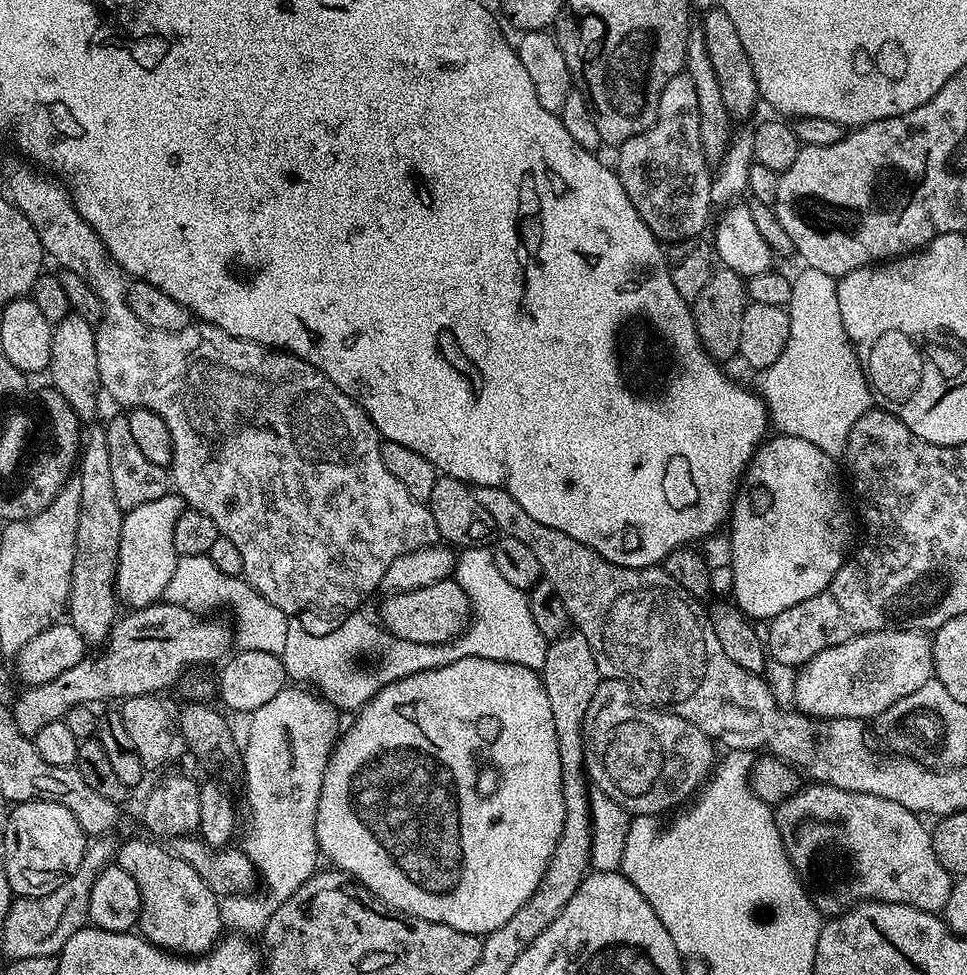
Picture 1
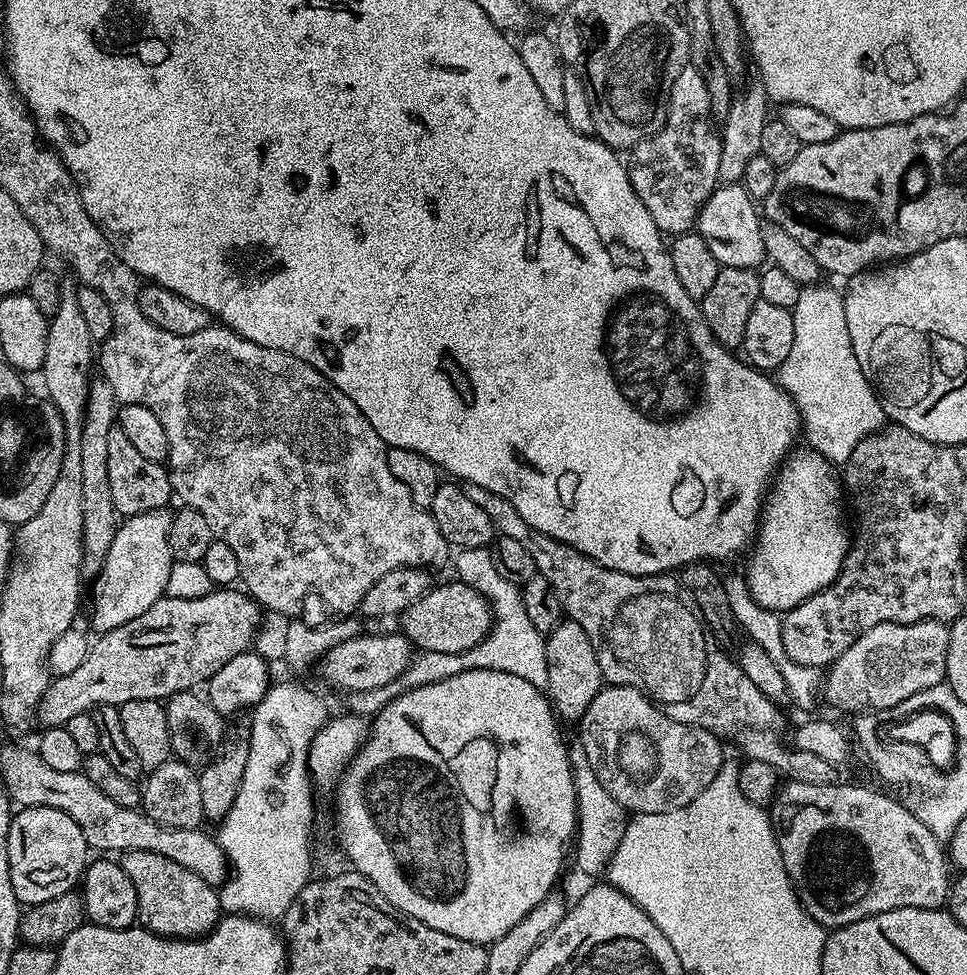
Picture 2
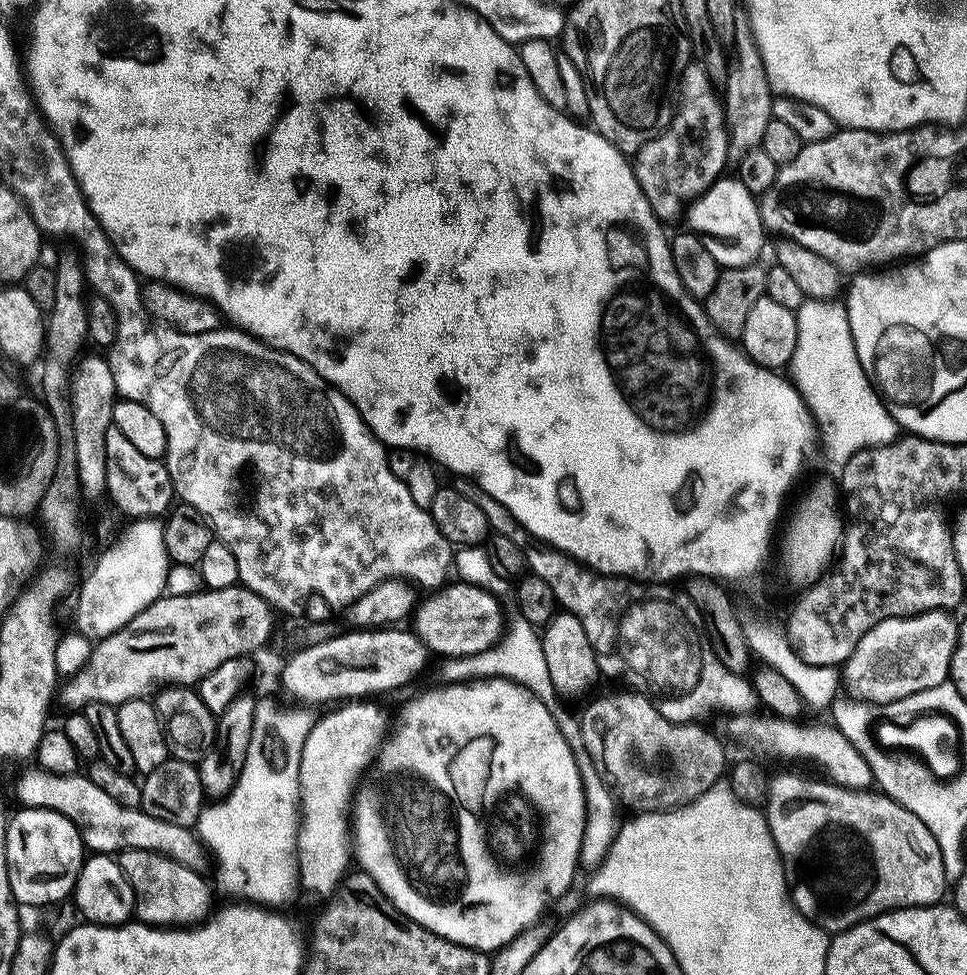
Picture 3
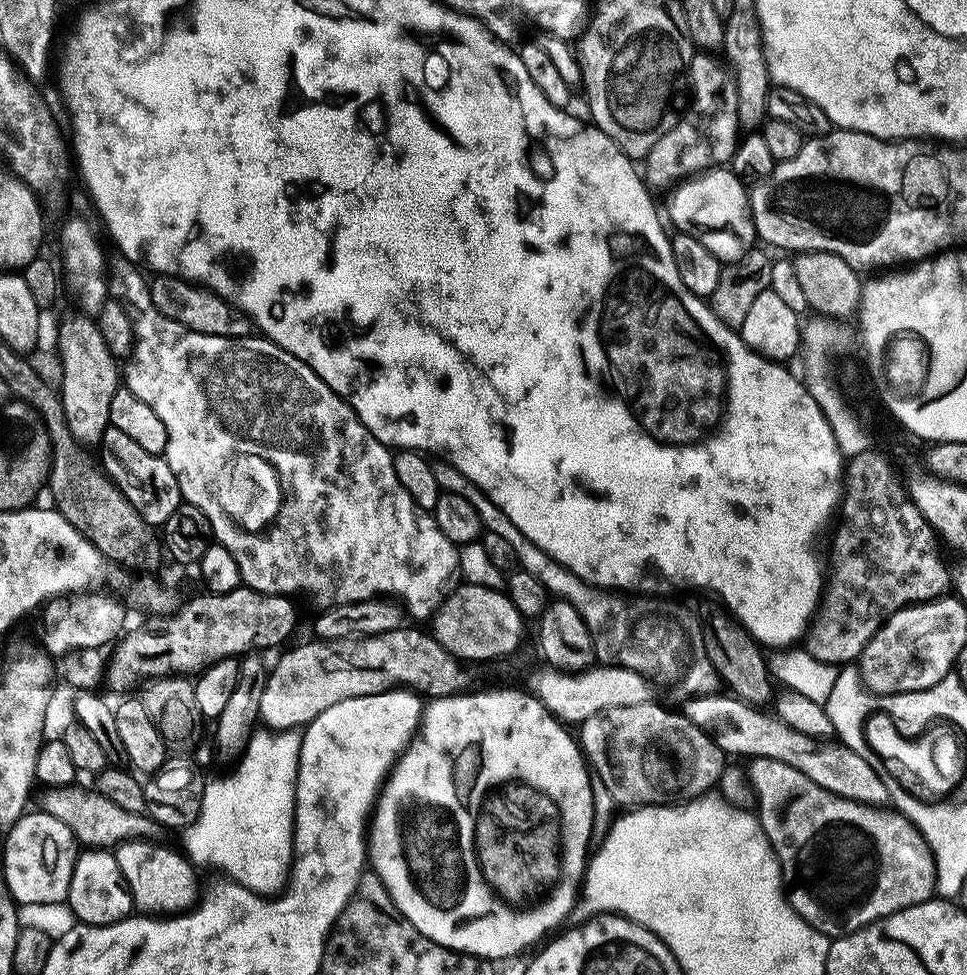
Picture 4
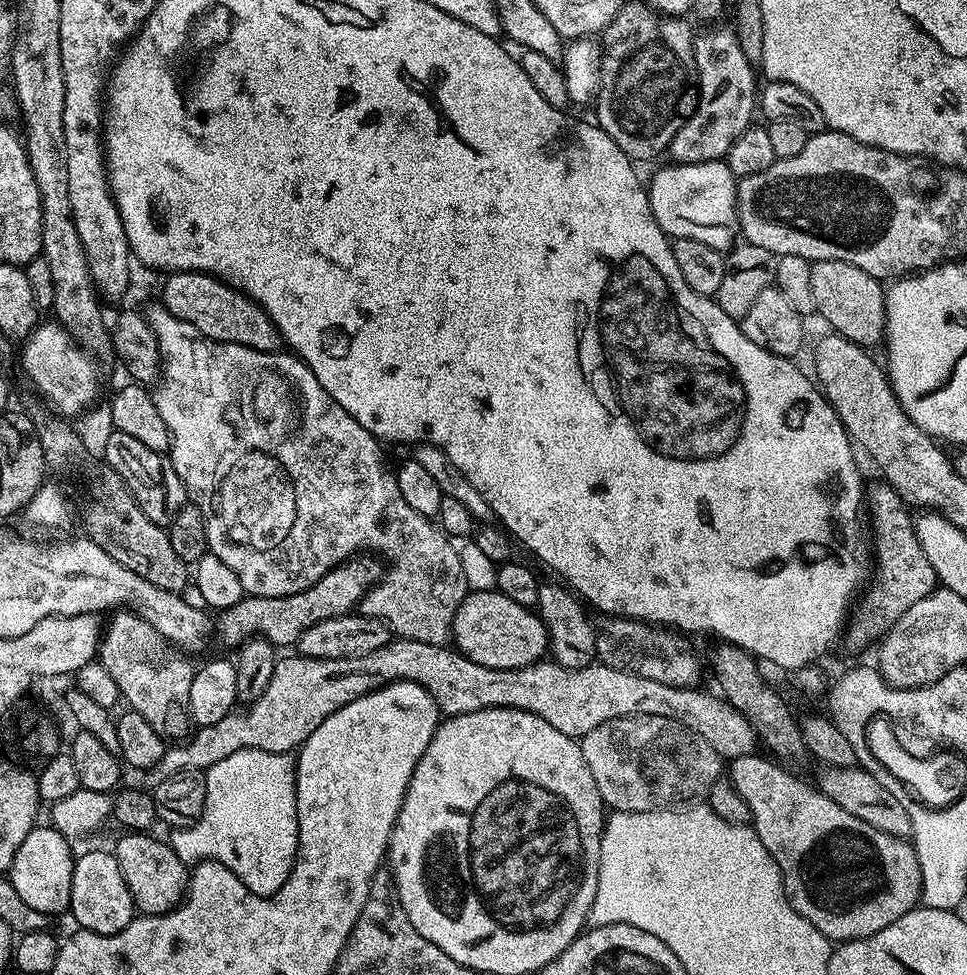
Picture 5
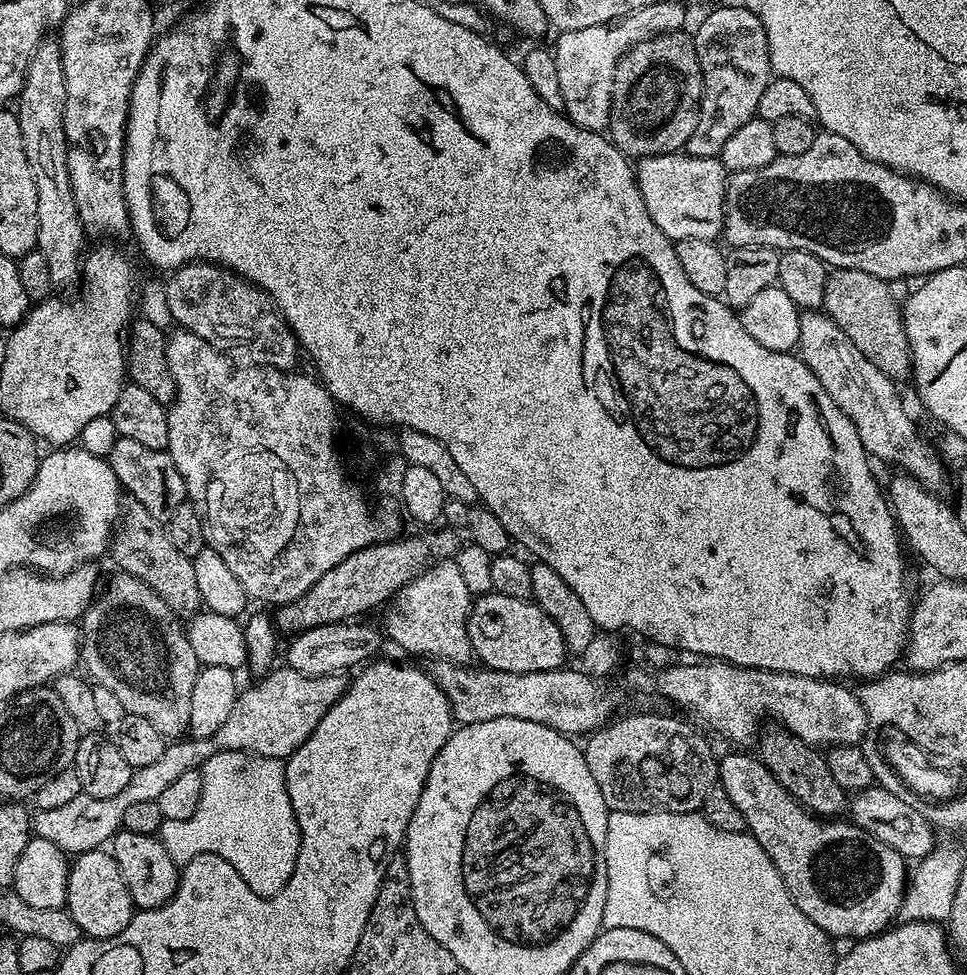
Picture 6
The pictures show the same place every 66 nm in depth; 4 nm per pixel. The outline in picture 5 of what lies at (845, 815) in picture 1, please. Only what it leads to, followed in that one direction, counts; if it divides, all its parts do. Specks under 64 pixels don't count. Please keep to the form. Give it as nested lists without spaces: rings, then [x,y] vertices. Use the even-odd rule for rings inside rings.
[[[749,754],[747,756],[731,757],[729,766],[726,768],[726,776],[730,779],[732,787],[749,807],[752,815],[750,824],[755,828],[758,838],[762,842],[762,846],[766,846],[766,850],[774,858],[774,862],[778,866],[780,876],[784,879],[784,893],[788,896],[788,901],[794,906],[794,910],[798,910],[798,914],[802,914],[802,918],[806,918],[806,922],[810,922],[832,942],[843,942],[845,940],[857,940],[863,936],[873,936],[878,930],[882,930],[886,926],[890,926],[890,922],[894,922],[898,918],[902,918],[902,914],[906,914],[911,908],[917,907],[921,903],[923,893],[923,883],[921,878],[921,866],[916,857],[916,849],[905,837],[897,835],[886,829],[879,828],[877,825],[871,824],[864,820],[863,815],[851,812],[843,808],[829,798],[825,792],[820,791],[819,787],[807,784],[804,780],[799,780],[792,772],[787,772],[784,768],[779,768],[775,759],[767,760],[764,756],[756,756],[757,754]]]

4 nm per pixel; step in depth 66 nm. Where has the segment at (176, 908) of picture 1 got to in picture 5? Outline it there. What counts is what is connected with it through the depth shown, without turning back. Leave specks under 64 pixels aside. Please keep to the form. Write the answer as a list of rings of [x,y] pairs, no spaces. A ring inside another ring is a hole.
[[[132,832],[117,842],[114,855],[122,870],[122,878],[126,878],[132,907],[137,913],[146,916],[165,916],[173,908],[180,907],[188,890],[190,872],[185,861],[180,860],[172,849],[171,843],[164,841],[163,844],[152,836]]]

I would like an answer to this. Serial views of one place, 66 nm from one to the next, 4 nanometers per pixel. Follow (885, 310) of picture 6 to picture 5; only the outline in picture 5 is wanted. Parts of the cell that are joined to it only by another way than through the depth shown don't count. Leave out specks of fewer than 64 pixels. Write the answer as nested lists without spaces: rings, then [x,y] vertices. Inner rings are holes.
[[[817,260],[811,268],[811,294],[817,313],[833,326],[835,333],[861,346],[881,339],[882,286],[875,277],[841,260]]]

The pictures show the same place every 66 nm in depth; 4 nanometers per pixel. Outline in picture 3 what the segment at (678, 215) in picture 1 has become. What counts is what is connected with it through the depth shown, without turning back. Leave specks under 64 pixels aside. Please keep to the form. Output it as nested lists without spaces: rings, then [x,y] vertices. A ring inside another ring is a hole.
[[[690,62],[686,65],[678,81],[678,92],[679,88],[684,101],[675,109],[667,130],[646,142],[646,146],[642,146],[634,156],[636,180],[650,206],[664,222],[679,210],[680,203],[682,208],[689,198],[698,196],[713,181],[721,179],[723,172],[720,171],[730,160],[725,101],[719,91],[716,93],[717,85],[708,76],[703,63]]]

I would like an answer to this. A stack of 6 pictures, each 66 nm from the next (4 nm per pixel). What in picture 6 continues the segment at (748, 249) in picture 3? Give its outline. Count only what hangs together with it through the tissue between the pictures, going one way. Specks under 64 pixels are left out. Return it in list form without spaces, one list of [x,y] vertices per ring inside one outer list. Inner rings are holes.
[[[657,154],[645,156],[635,169],[636,185],[640,188],[642,202],[658,230],[675,242],[682,238],[716,240],[724,230],[724,189],[726,173],[724,164],[715,156],[689,156],[687,154]]]

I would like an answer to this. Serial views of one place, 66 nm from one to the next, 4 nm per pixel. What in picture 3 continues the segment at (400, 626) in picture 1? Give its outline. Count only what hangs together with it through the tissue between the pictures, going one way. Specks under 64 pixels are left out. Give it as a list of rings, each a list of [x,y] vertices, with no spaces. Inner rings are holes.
[[[463,582],[455,583],[433,591],[429,595],[432,597],[415,609],[414,631],[431,653],[436,655],[437,652],[443,658],[483,656],[499,644],[505,635],[504,612],[496,601],[499,599],[485,588]]]

